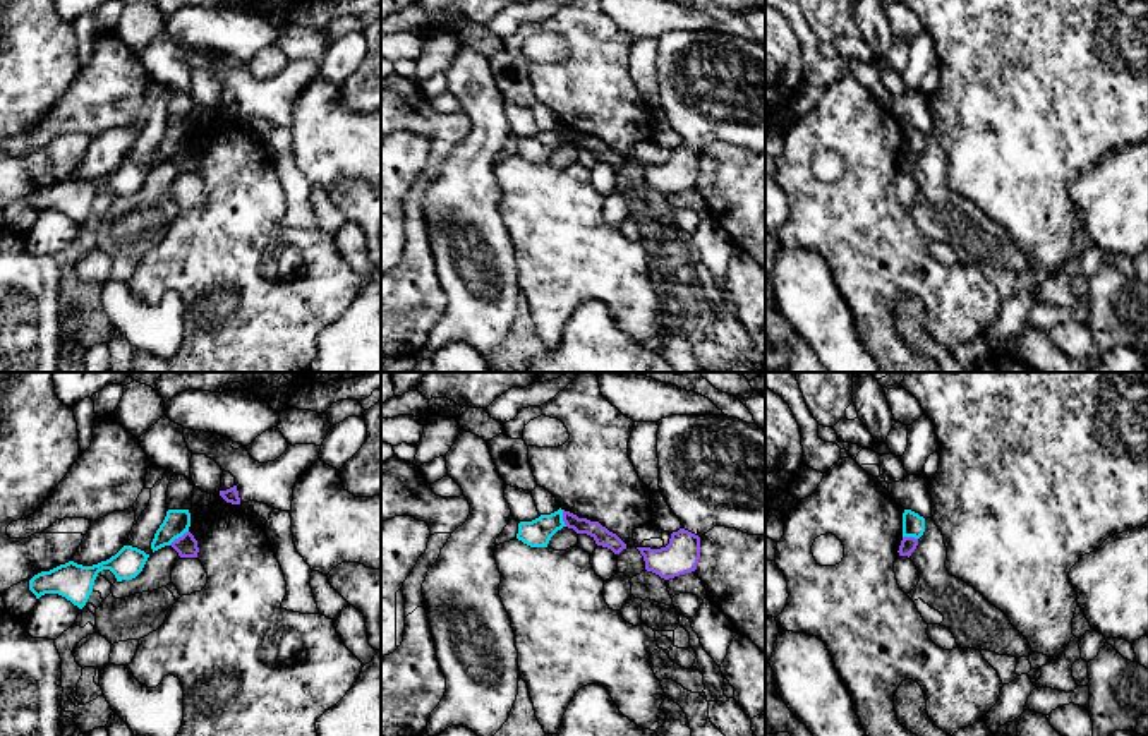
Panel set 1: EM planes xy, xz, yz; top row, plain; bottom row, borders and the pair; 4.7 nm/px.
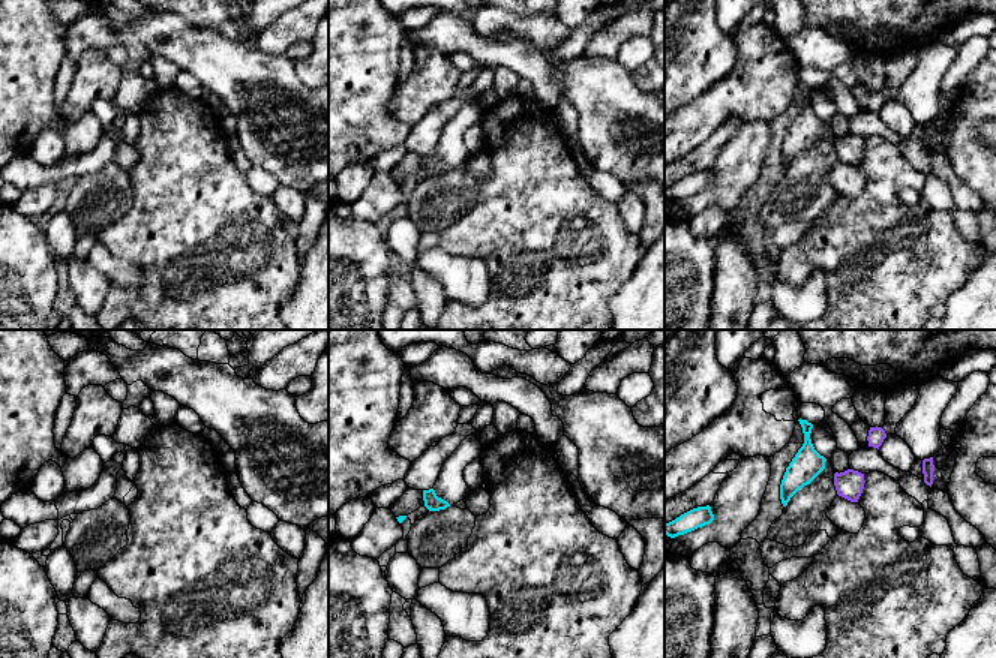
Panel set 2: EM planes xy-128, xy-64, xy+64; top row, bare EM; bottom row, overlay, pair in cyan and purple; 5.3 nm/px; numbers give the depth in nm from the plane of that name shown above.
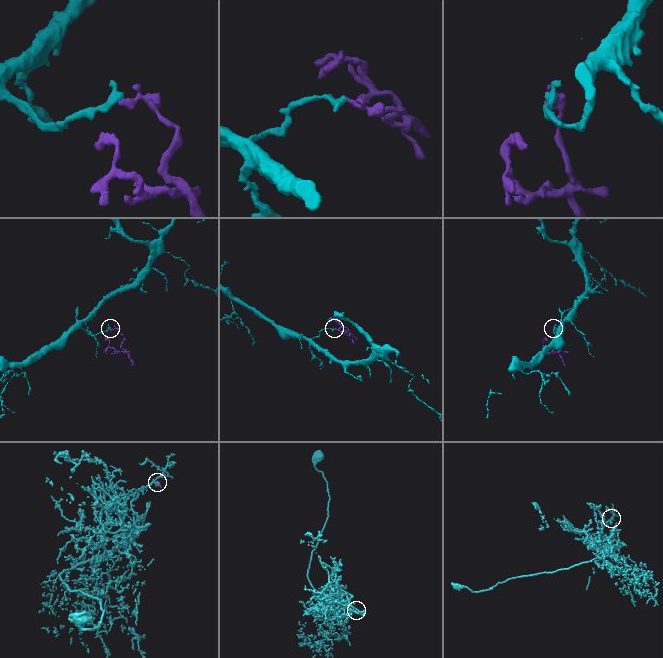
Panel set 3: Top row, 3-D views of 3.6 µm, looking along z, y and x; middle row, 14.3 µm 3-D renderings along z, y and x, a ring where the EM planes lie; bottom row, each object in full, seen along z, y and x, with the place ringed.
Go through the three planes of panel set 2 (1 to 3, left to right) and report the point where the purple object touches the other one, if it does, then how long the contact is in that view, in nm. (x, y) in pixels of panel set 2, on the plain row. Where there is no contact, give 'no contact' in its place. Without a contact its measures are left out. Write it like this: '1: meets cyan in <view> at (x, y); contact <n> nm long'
1: no contact
2: no contact
3: no contact

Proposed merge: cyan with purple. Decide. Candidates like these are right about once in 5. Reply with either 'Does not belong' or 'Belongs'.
Does not belong

